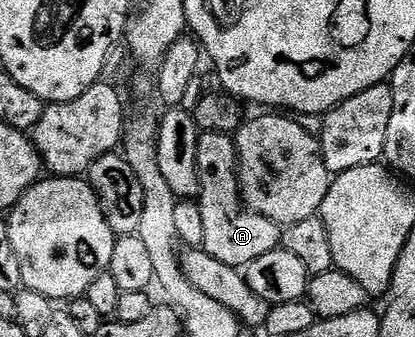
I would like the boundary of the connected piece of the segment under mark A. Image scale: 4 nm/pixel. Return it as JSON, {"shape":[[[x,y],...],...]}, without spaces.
{"shape":[[[203,132],[198,141],[198,169],[200,170],[200,193],[198,202],[204,218],[206,241],[202,250],[210,257],[222,261],[222,265],[230,265],[237,269],[248,266],[250,261],[258,261],[266,253],[277,250],[282,243],[280,224],[254,213],[244,204],[240,196],[240,173],[236,158],[236,140],[231,134],[222,132]]]}

